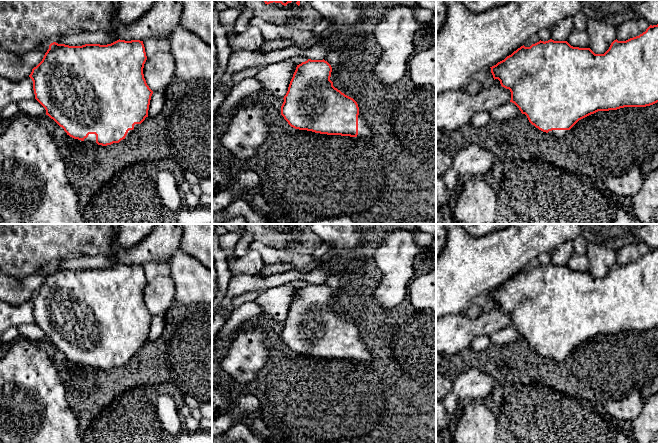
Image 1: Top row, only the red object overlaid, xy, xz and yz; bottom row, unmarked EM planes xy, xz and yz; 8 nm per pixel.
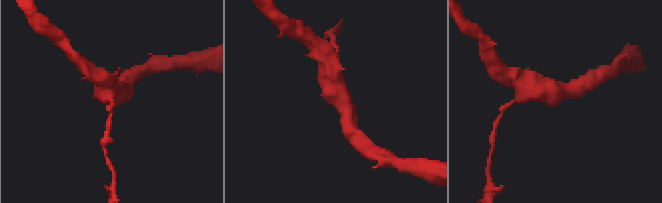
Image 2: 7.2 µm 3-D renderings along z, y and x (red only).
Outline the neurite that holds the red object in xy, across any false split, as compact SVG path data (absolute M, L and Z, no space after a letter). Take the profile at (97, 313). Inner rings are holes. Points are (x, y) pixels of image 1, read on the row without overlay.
M117 264L111 268L85 268L69 270L53 266L42 285L32 293L35 323L45 332L46 339L53 343L70 361L88 368L107 370L127 364L148 341L153 315L143 298L147 284L143 265Z

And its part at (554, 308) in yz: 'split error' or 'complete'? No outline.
split error

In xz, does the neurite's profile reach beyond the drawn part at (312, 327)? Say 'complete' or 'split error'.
split error

